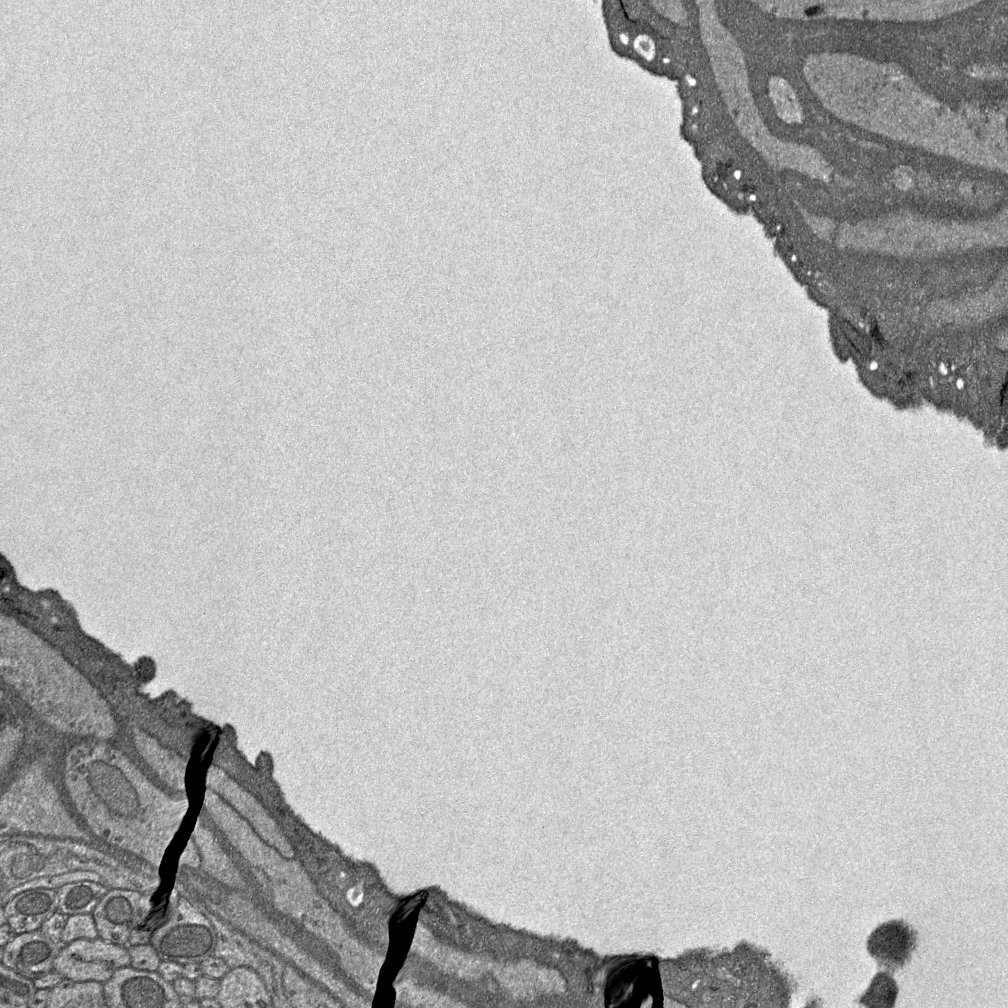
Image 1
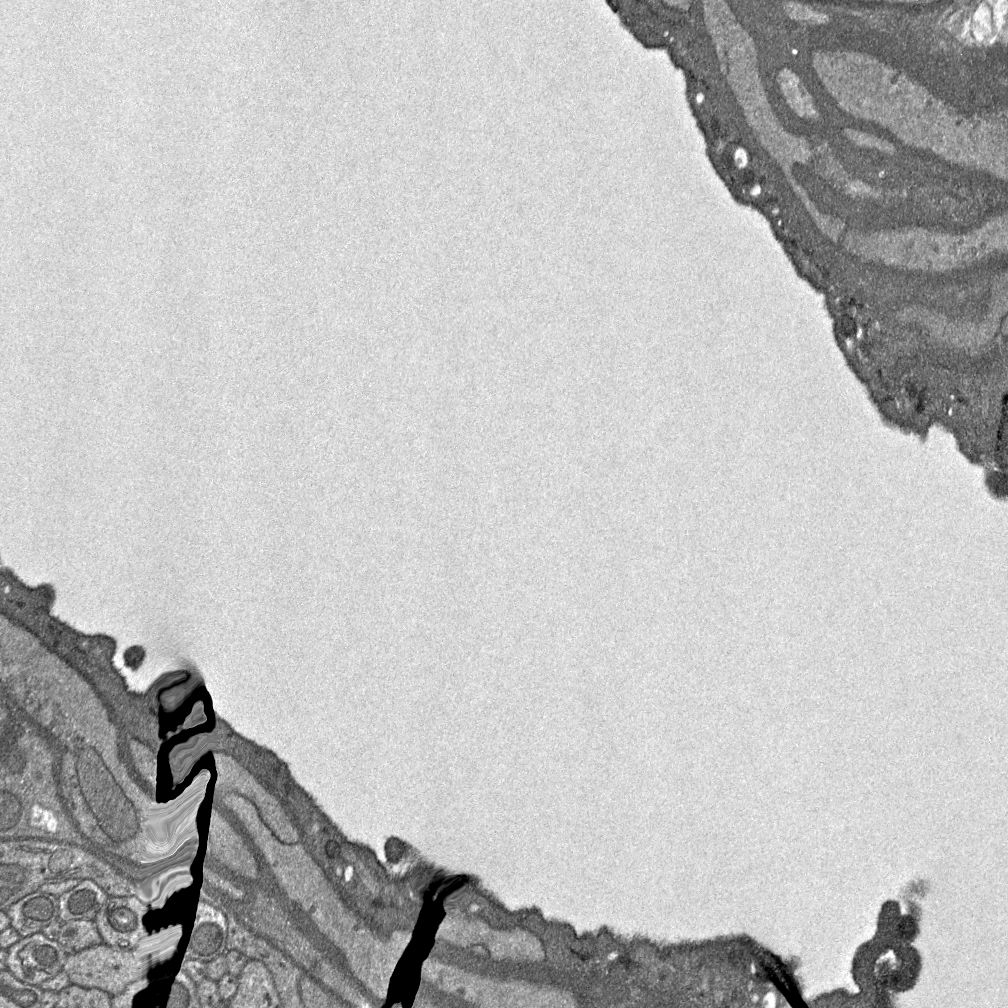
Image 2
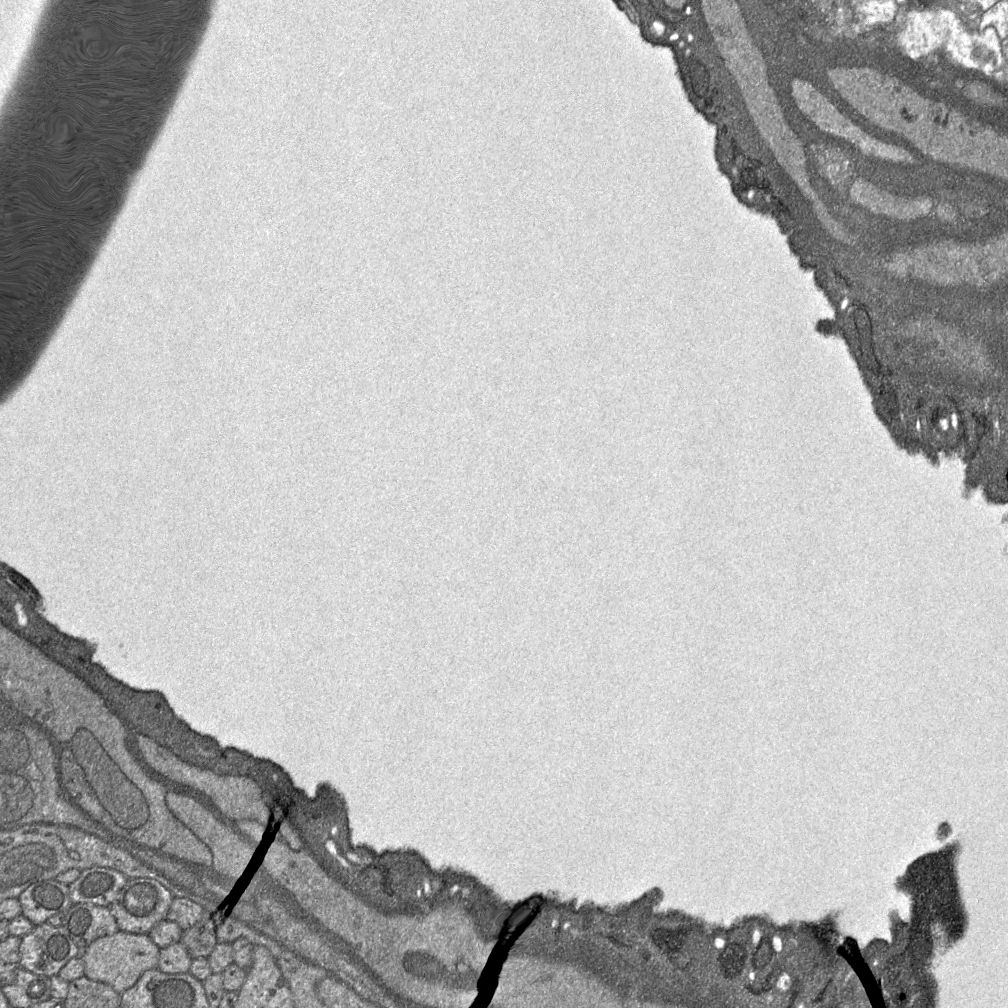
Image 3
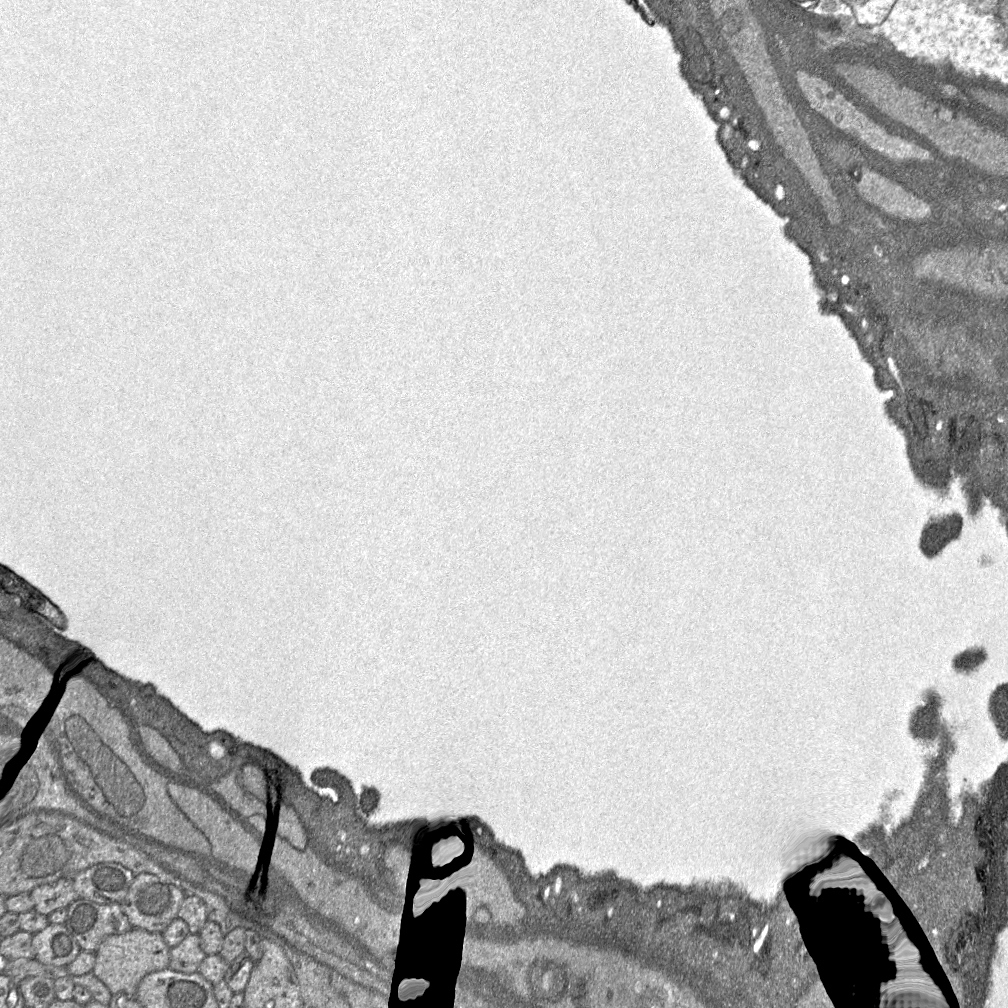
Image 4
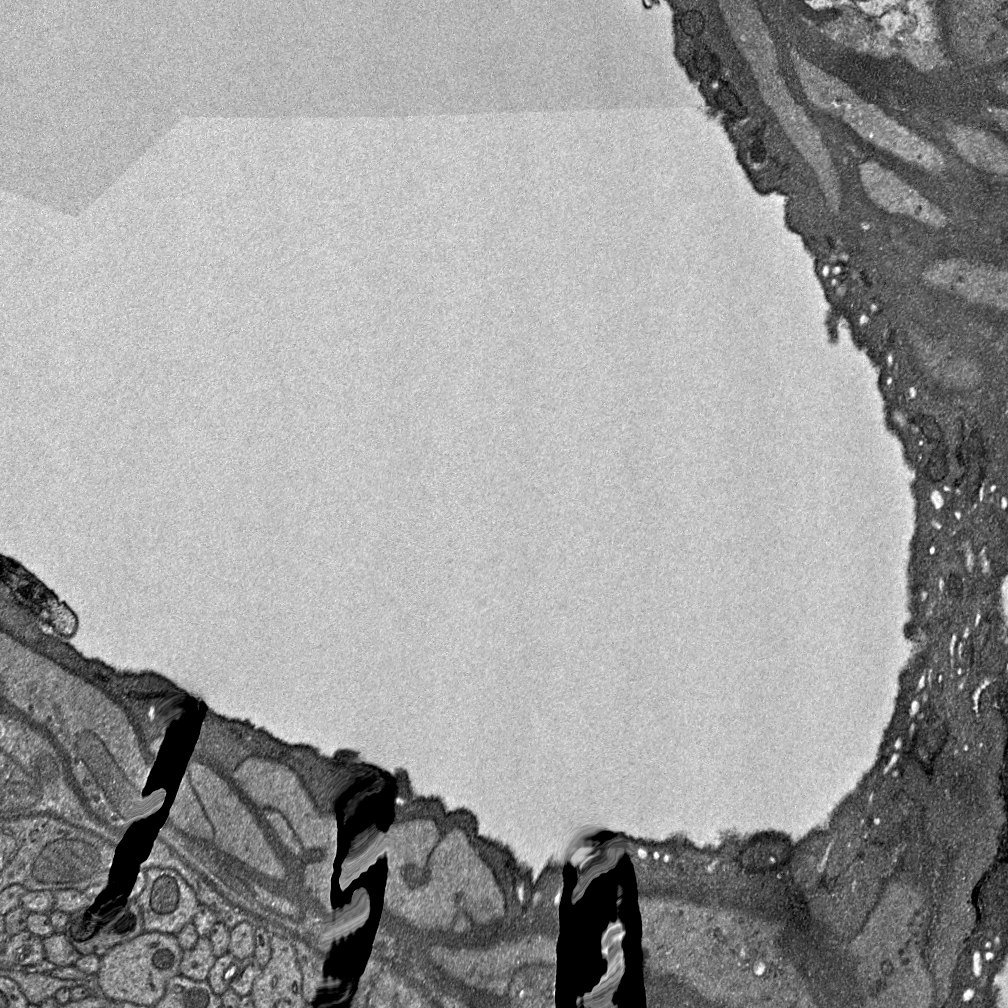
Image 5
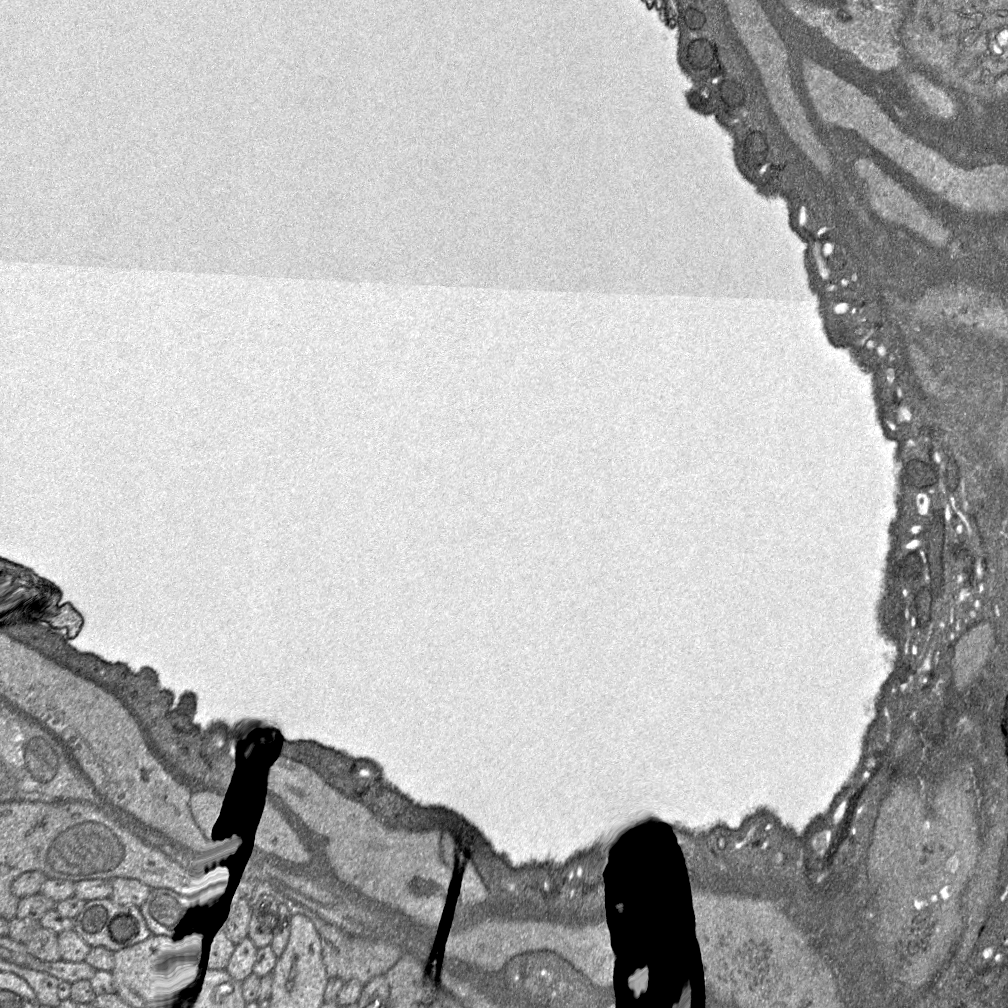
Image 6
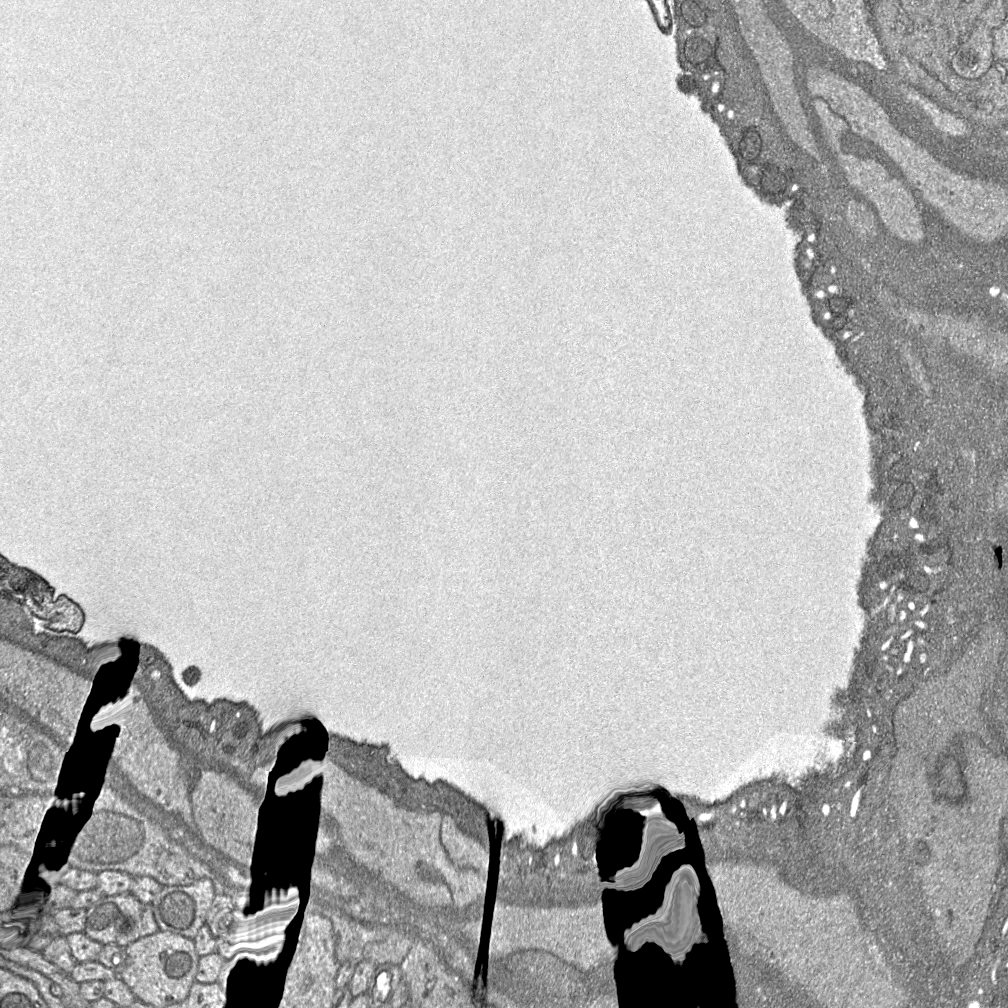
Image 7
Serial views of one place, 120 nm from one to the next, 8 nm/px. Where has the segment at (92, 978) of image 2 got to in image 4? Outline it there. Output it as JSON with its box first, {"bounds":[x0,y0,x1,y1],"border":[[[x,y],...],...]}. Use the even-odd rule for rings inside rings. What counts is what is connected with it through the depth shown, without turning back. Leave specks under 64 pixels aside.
{"bounds":[92,928,170,997],"border":[[[141,928],[108,937],[95,952],[96,961],[92,973],[102,981],[112,995],[126,994],[134,997],[141,980],[148,974],[169,966],[170,948],[162,934]]]}

